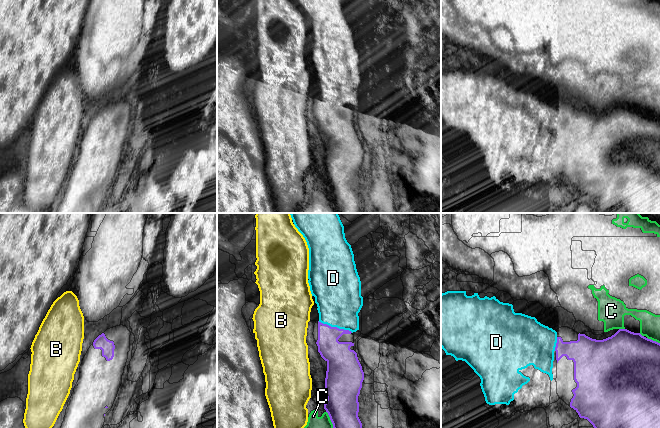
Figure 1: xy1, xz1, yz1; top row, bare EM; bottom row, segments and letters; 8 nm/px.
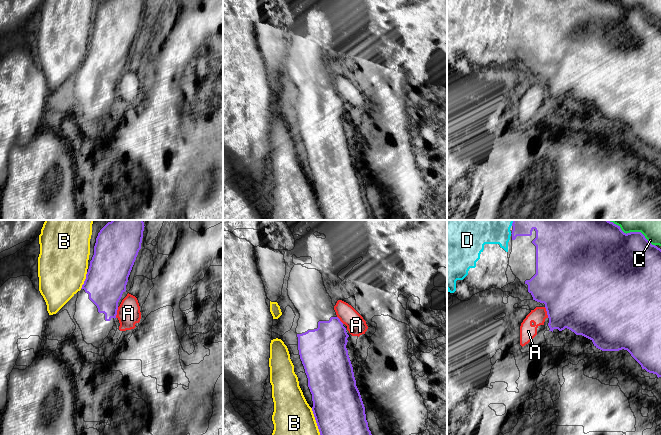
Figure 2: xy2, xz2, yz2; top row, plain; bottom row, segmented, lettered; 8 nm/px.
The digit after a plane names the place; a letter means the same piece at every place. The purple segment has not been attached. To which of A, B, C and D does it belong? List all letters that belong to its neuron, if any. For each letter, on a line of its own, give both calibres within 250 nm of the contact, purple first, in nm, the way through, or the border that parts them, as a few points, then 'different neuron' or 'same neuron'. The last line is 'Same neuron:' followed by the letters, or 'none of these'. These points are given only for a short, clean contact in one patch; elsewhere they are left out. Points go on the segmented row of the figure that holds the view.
A: 320 nm thick on the purple side, 190 nm on the other; different neuron
B: 400 nm thick on the purple side, 320 nm on the other; different neuron
C: 260 nm thick on the purple side, 100 nm on the other; different neuron
D: 220 nm thick on the purple side, 360 nm on the other; runs through xz1 (339, 356), (334, 351), (335, 327), (338, 297); same neuron
Same neuron: D

